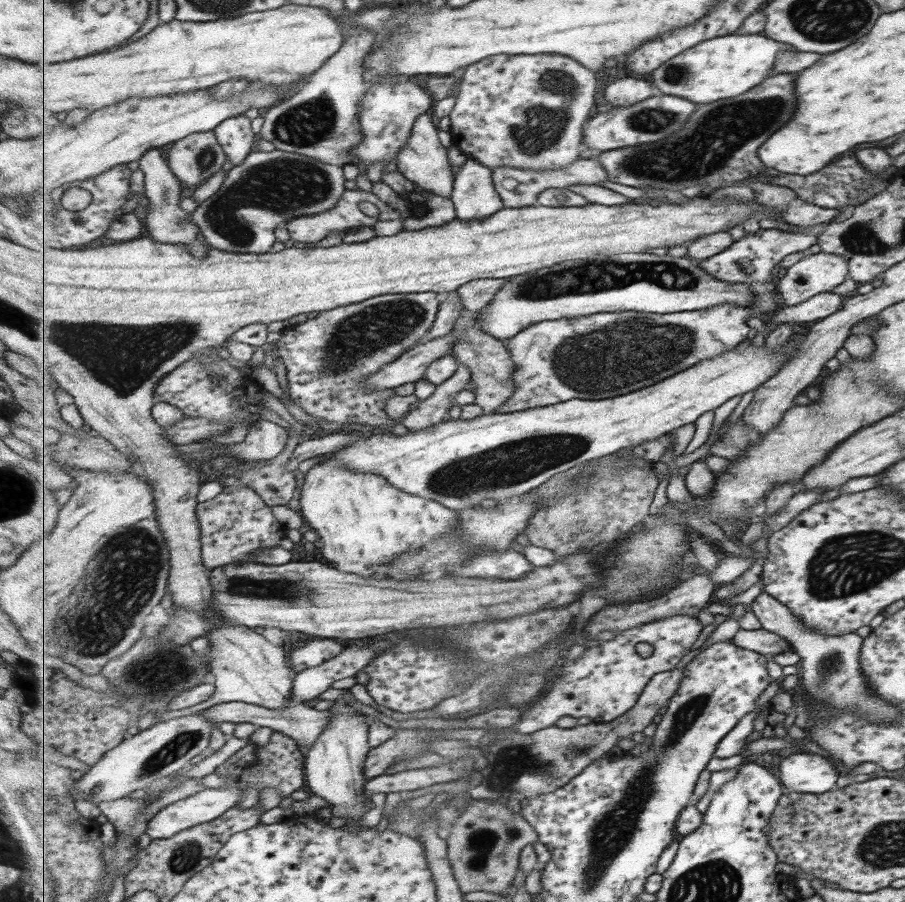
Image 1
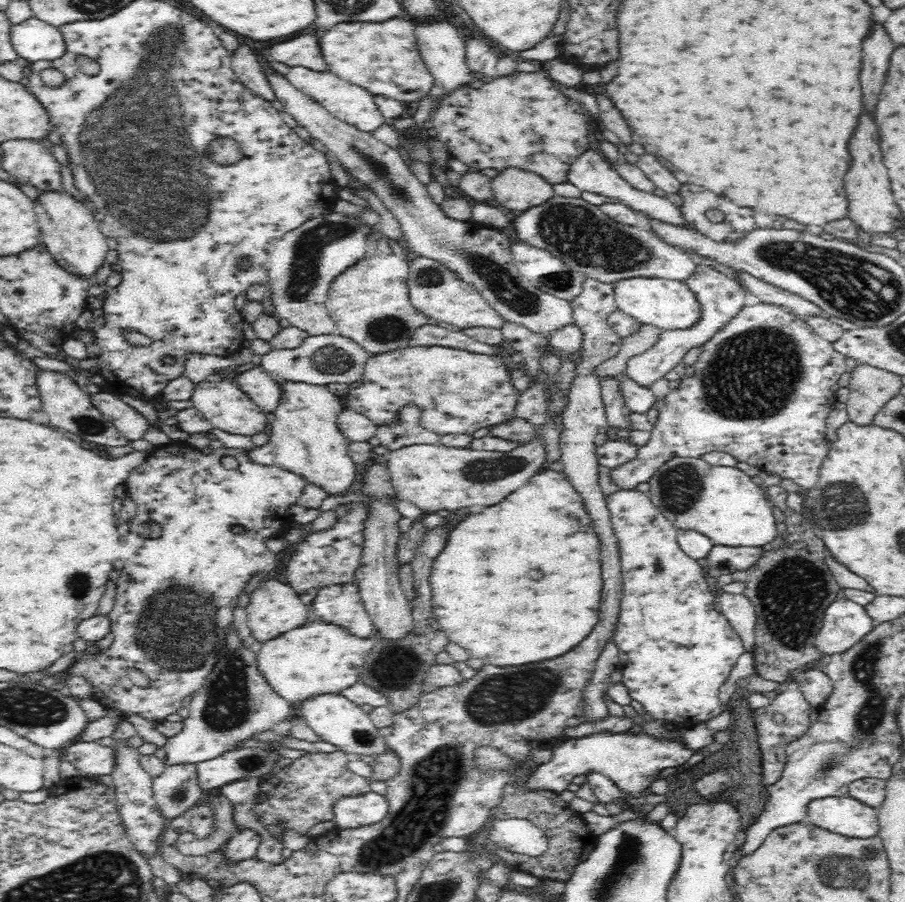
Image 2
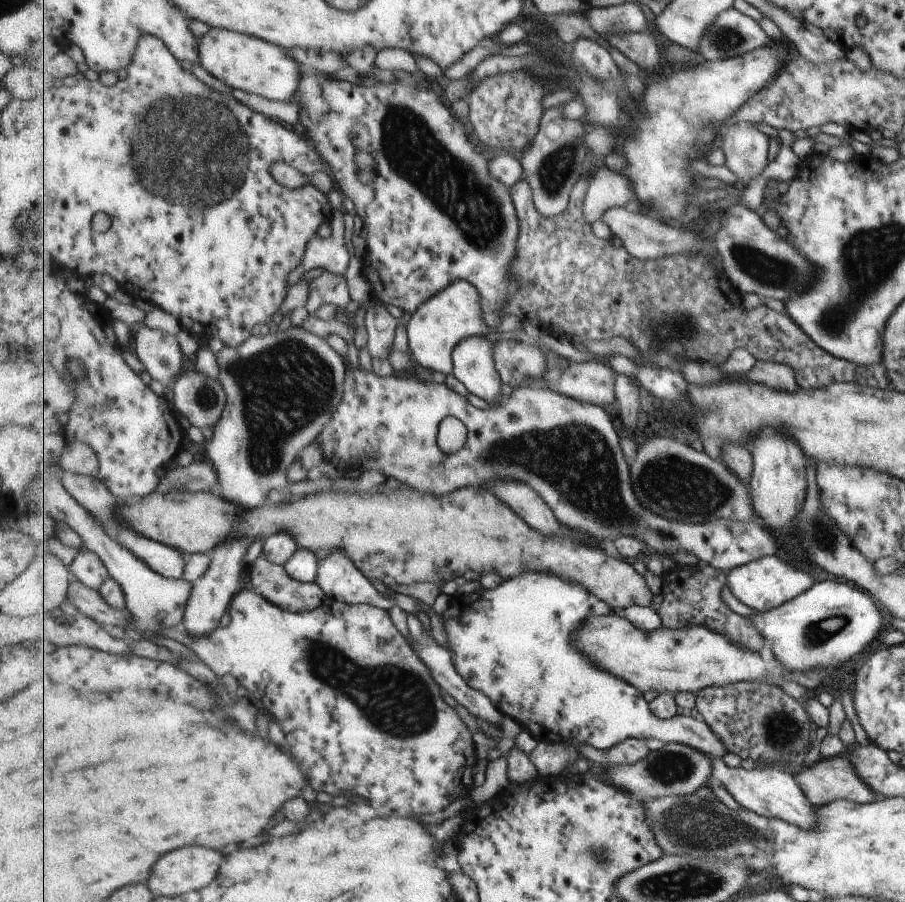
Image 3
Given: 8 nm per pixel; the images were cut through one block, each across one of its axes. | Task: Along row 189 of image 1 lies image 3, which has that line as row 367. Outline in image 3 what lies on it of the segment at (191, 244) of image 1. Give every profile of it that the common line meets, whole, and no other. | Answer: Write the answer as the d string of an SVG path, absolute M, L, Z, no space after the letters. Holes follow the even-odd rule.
M145 325L135 336L137 356L152 378L166 386L184 371L184 354L176 335Z

